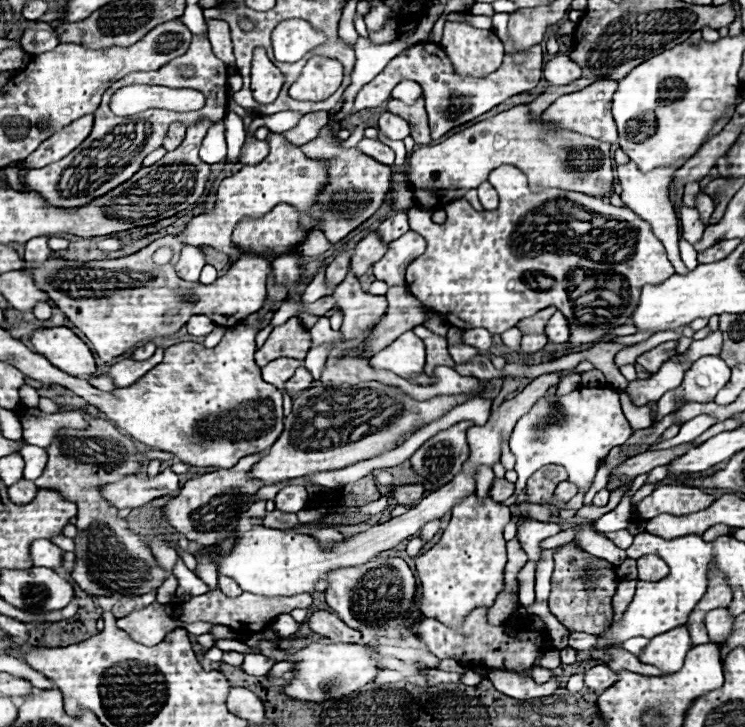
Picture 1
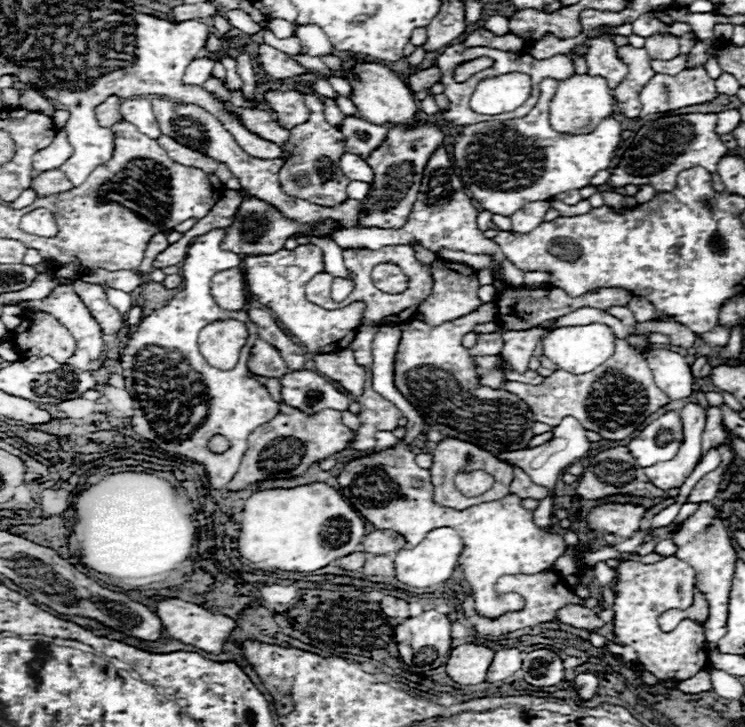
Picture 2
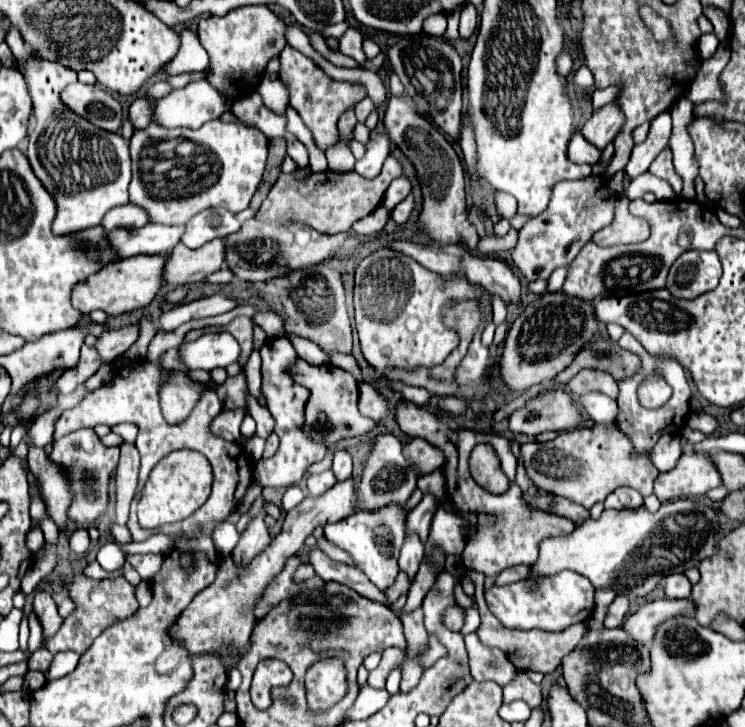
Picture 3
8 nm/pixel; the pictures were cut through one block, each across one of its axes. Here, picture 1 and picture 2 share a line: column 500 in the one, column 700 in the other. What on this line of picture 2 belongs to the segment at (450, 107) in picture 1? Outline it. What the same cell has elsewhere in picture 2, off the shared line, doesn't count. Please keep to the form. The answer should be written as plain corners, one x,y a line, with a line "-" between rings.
702,66
684,68
676,76
656,74
640,94
640,118
654,112
668,112
674,108
710,102
716,98
716,94
714,80
708,78

